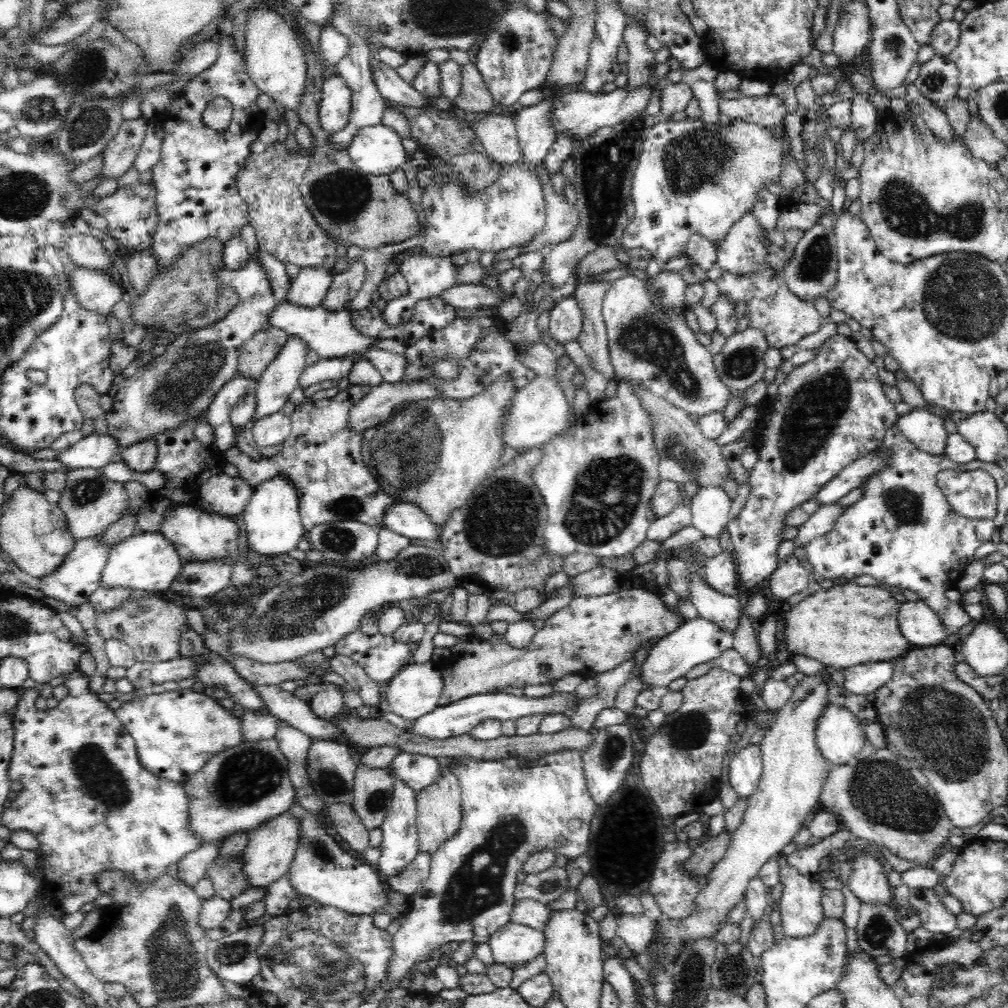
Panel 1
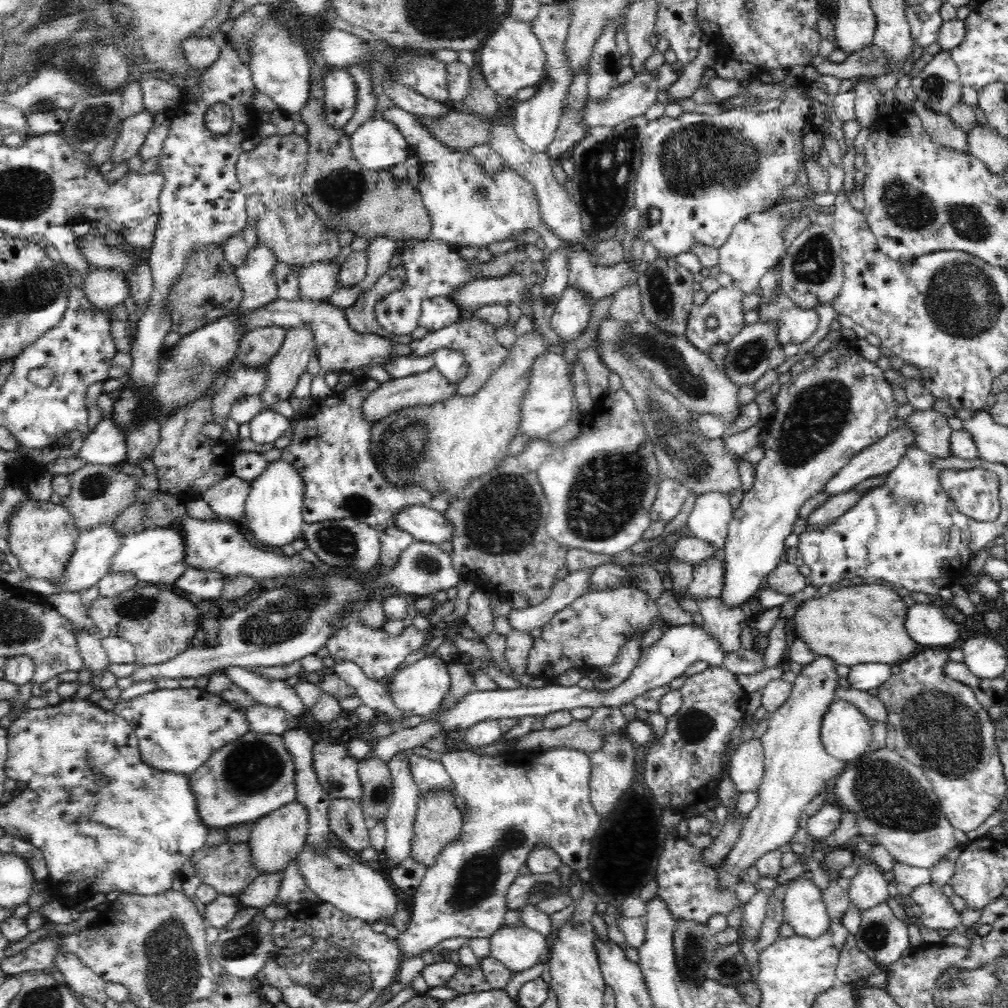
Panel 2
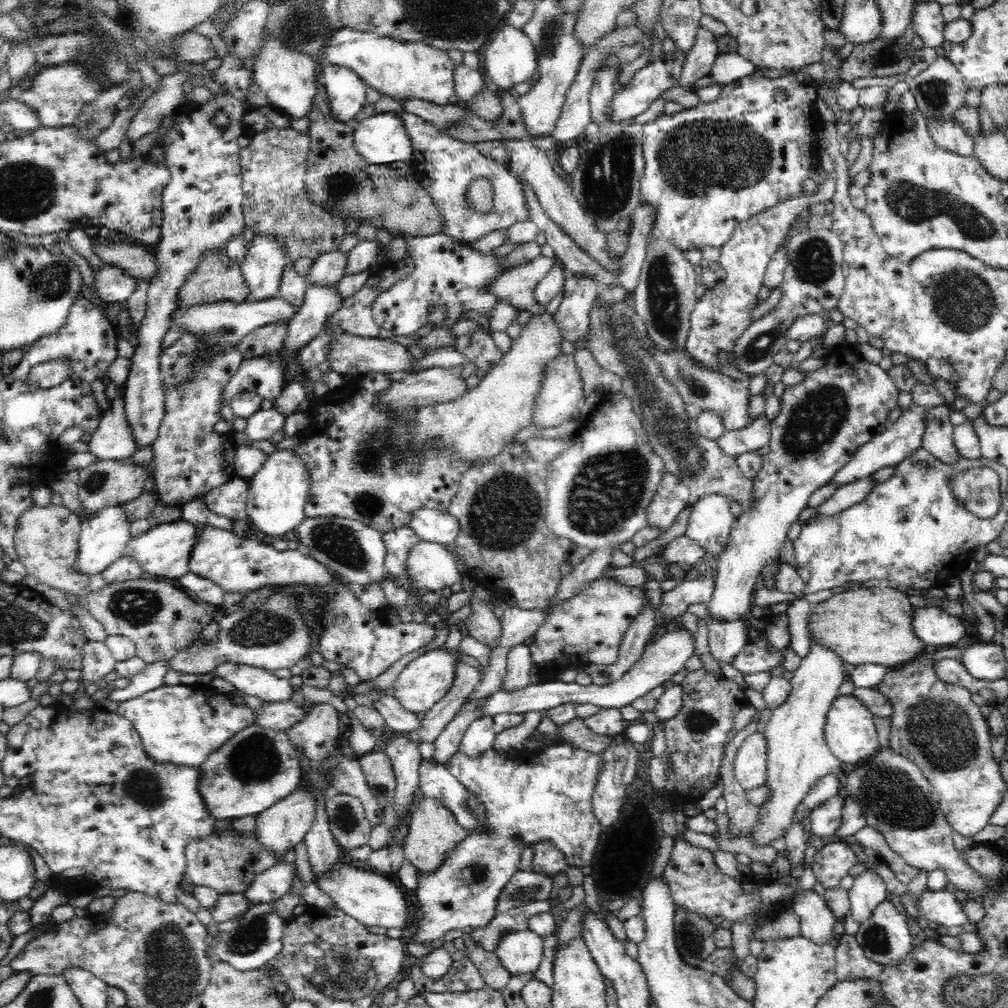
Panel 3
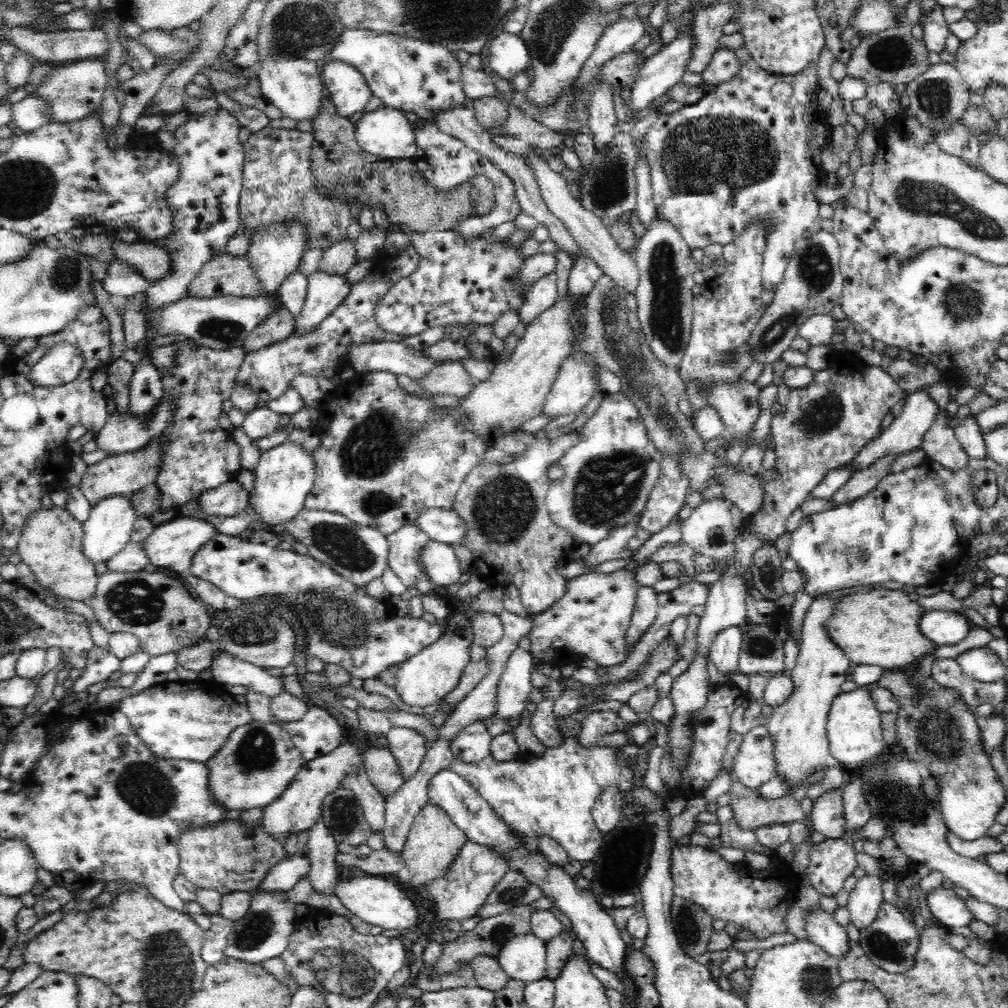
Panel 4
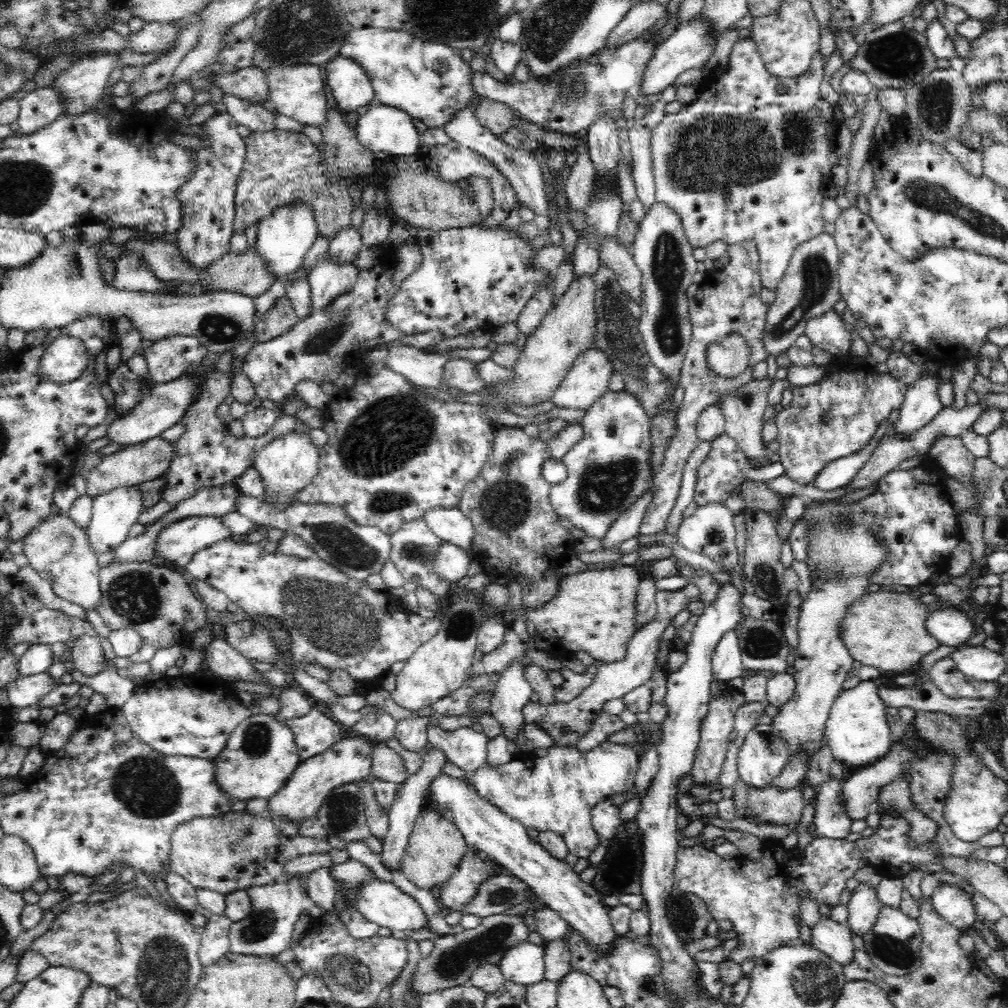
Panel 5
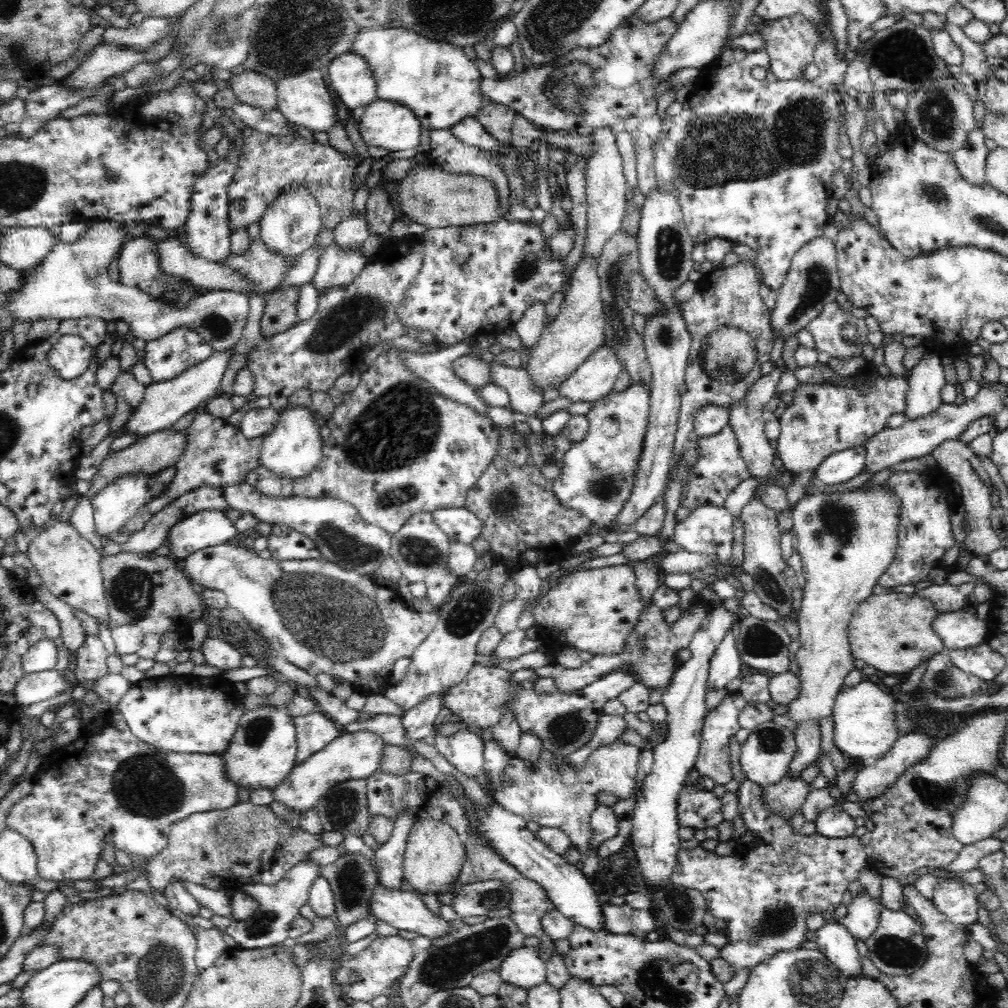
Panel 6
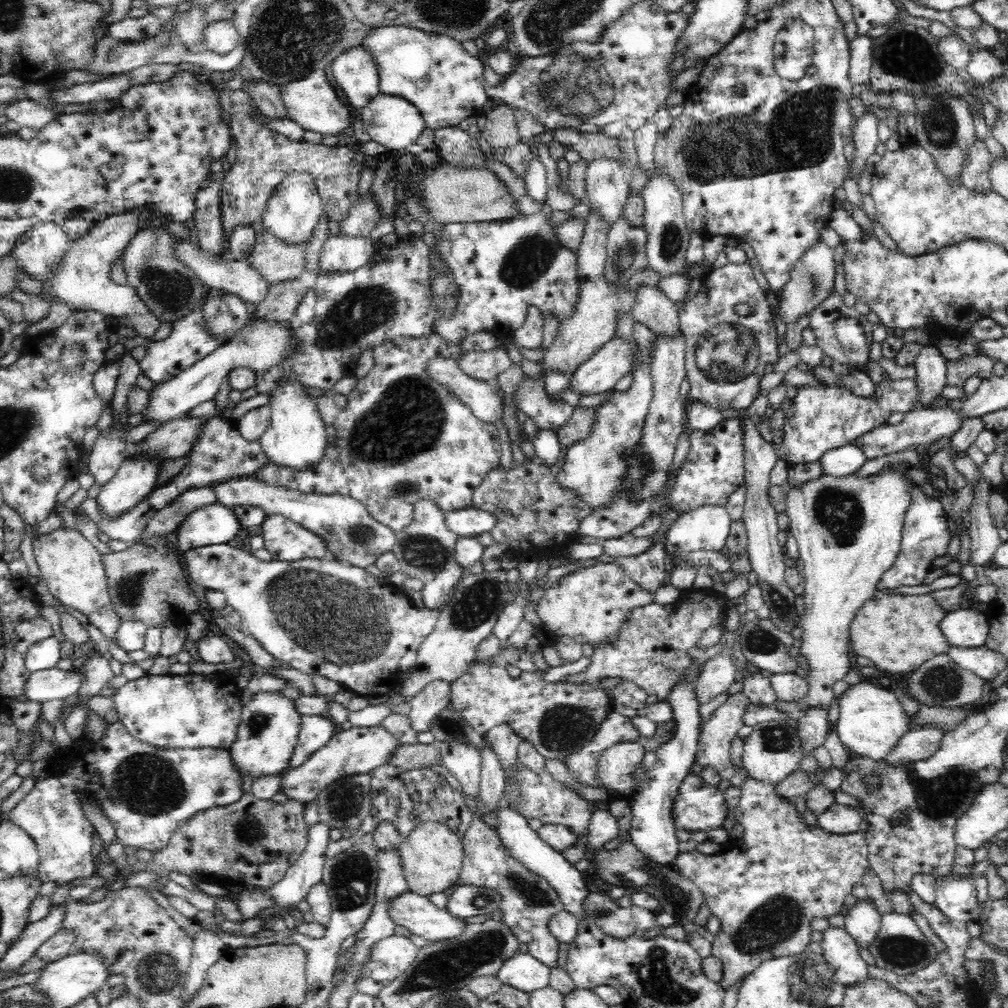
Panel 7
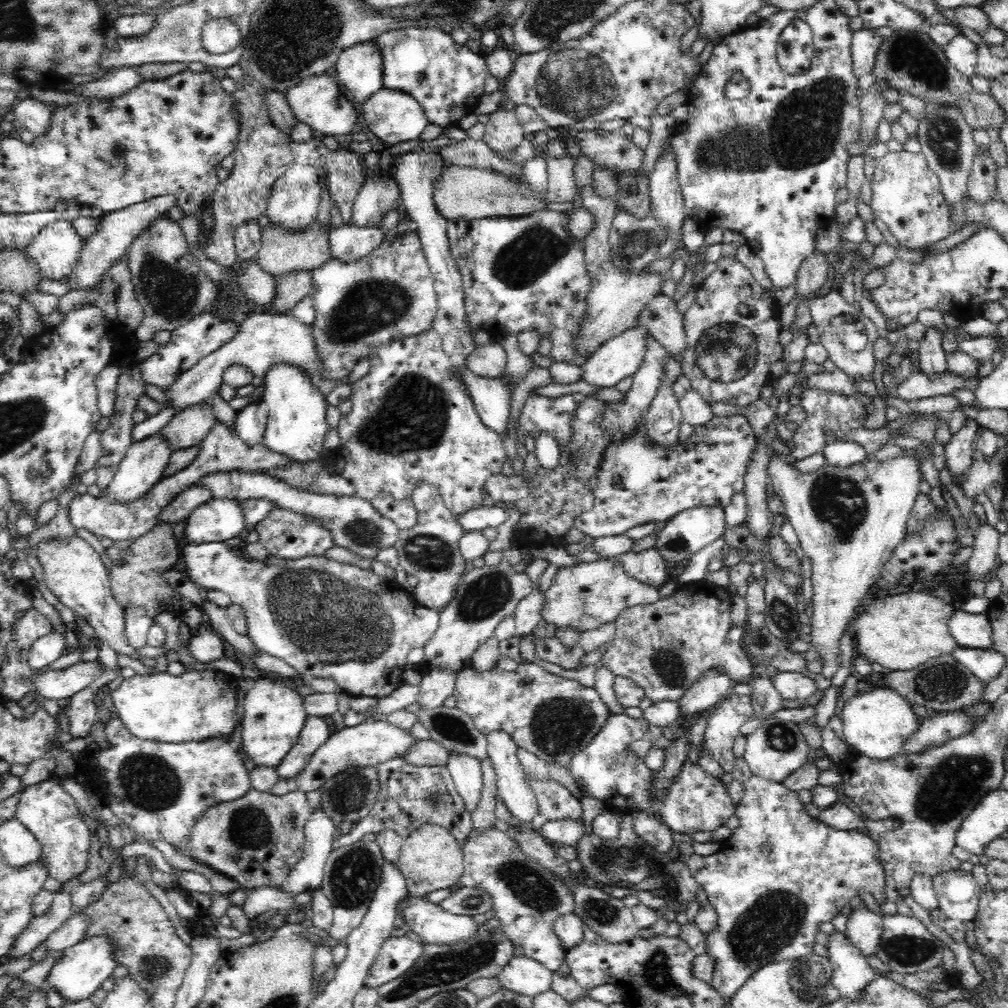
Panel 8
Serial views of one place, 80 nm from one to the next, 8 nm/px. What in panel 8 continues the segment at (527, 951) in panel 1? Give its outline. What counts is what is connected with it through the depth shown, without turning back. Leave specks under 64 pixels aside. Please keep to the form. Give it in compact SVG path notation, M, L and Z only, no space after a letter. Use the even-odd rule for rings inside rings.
M524 955L513 956L506 966L502 966L500 974L497 974L502 987L532 998L551 989L552 976L551 970Z

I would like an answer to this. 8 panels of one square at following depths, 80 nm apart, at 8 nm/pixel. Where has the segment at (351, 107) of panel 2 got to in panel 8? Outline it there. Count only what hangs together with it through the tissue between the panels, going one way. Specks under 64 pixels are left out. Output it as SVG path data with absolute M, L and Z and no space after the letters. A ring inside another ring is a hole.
M374 41L355 44L341 52L332 72L352 98L362 104L383 88L382 53Z

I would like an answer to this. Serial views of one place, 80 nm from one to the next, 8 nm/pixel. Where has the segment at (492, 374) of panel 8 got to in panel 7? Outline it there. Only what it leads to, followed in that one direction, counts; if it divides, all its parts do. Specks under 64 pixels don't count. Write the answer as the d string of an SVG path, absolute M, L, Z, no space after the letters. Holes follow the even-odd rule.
M498 346L486 352L472 351L457 360L458 367L472 379L488 381L496 386L497 376L500 372L508 370L511 362L508 352L504 346Z

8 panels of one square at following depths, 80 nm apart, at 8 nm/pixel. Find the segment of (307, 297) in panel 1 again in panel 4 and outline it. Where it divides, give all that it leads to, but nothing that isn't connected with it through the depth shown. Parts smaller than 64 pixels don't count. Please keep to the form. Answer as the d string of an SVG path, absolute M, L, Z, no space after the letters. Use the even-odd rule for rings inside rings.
M348 237L337 240L327 248L319 262L318 272L328 275L342 275L348 273L350 267L356 264L356 245Z

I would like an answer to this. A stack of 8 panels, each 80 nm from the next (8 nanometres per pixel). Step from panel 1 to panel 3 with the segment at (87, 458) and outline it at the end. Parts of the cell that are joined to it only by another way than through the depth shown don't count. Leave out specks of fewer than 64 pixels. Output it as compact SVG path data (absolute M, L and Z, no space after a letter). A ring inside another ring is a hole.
M123 396L111 401L111 407L103 412L98 429L91 435L88 453L98 460L124 461L136 452L134 432L127 420Z

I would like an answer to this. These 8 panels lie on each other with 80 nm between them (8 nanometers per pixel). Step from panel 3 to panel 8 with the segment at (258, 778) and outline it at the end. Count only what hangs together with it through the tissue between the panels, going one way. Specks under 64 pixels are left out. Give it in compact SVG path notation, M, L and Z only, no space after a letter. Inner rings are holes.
M262 673L244 698L244 713L241 721L243 751L256 766L278 768L280 762L290 752L290 747L298 740L300 731L308 718L304 711L304 697L296 689L270 679L270 674Z

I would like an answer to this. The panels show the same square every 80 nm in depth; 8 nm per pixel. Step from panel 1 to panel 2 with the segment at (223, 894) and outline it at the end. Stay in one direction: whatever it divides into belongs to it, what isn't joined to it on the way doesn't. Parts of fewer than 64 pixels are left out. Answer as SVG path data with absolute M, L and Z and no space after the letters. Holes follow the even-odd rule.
M226 841L224 844L213 847L204 845L202 848L195 850L190 859L197 877L200 878L203 884L214 888L218 895L224 894L238 897L259 875L256 865L252 861L252 851L250 851L248 843L231 844Z

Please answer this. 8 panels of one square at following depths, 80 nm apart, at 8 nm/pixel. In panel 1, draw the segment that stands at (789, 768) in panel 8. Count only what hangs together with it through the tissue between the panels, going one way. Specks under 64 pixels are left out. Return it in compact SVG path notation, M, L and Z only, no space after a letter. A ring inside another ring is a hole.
M748 743L746 747L738 749L729 769L730 783L740 798L749 798L755 794L763 773L760 747Z

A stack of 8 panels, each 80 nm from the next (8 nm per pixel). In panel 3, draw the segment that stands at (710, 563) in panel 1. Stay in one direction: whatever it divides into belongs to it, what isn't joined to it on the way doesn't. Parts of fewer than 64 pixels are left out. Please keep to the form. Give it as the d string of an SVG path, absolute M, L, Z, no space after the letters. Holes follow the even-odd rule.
M702 568L700 579L685 578L672 590L662 593L660 599L660 620L651 632L651 642L658 640L669 628L668 620L688 610L691 604L707 604L715 587L715 568Z

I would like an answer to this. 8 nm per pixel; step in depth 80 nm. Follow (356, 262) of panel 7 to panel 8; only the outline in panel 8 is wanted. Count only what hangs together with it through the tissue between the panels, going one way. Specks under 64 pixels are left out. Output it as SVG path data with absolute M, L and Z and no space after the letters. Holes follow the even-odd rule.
M350 222L331 227L328 236L330 258L343 263L356 262L380 246L385 238L384 231L378 224L358 227Z

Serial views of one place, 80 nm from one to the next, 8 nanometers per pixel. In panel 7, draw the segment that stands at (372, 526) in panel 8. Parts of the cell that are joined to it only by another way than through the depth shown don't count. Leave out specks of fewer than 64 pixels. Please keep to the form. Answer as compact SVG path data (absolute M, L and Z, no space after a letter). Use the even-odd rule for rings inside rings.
M254 475L214 483L211 487L216 493L217 501L227 507L256 505L264 509L266 516L282 514L292 522L320 535L326 543L328 557L348 566L365 569L374 565L380 556L393 551L396 544L396 532L372 517L366 505L352 497L304 494L282 486L266 485L264 480Z

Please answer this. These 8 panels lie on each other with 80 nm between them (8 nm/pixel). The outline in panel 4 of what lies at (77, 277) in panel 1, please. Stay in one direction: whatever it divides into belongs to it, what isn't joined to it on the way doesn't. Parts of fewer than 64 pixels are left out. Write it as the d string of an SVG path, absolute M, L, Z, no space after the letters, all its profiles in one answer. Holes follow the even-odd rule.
M114 259L107 263L107 275L102 281L104 291L111 296L126 300L139 293L146 293L153 282L142 274L136 274L128 263Z

